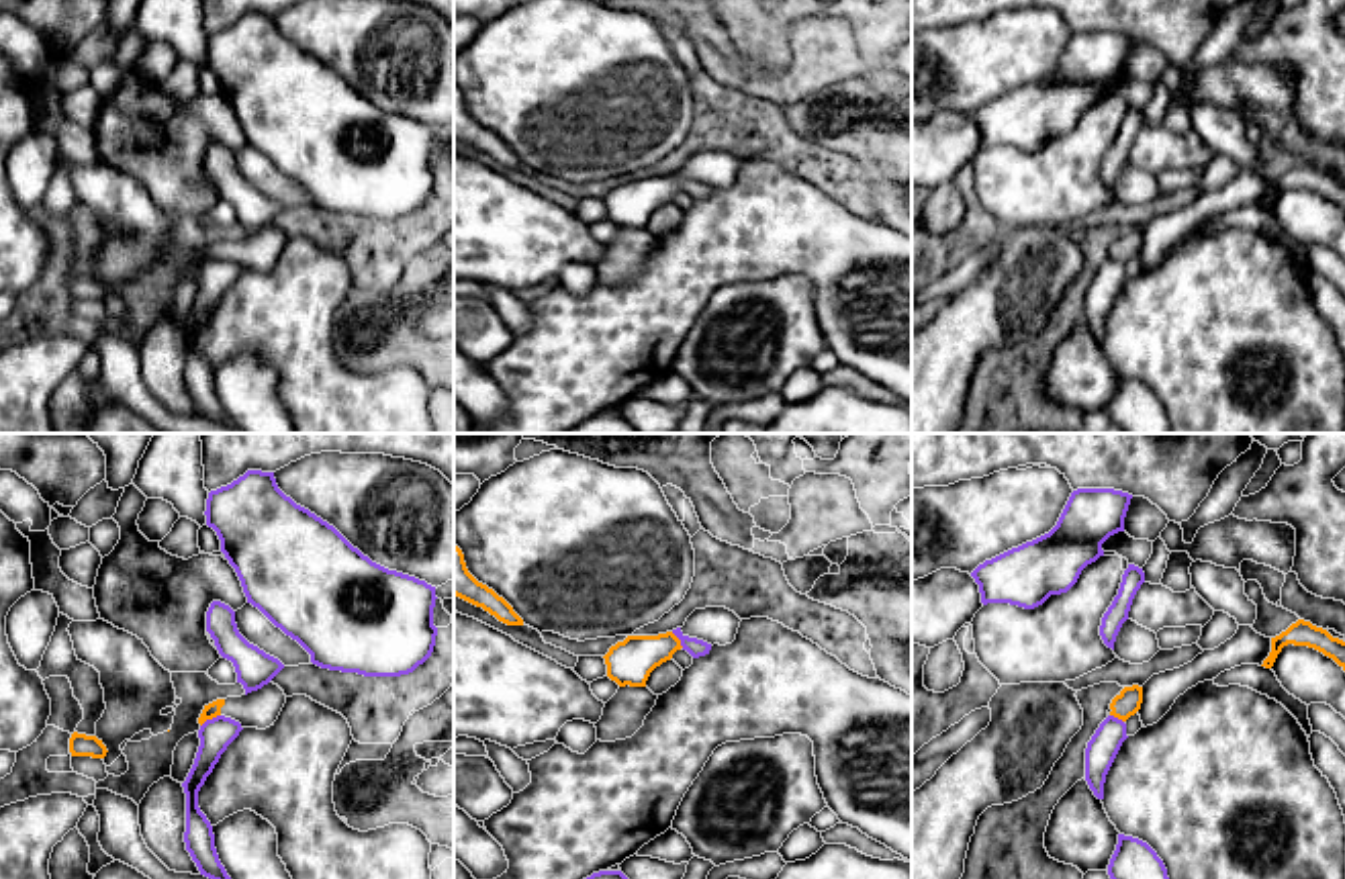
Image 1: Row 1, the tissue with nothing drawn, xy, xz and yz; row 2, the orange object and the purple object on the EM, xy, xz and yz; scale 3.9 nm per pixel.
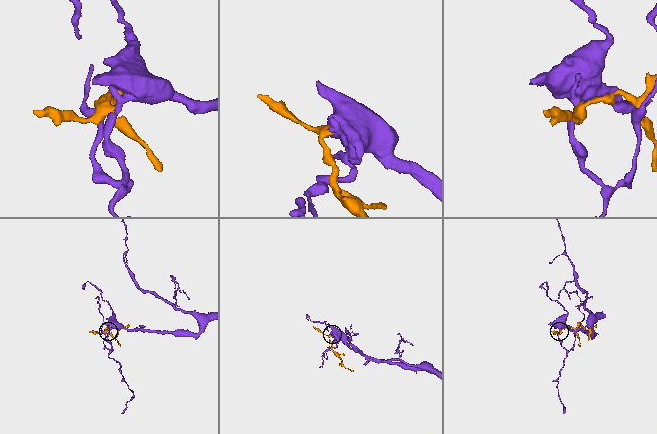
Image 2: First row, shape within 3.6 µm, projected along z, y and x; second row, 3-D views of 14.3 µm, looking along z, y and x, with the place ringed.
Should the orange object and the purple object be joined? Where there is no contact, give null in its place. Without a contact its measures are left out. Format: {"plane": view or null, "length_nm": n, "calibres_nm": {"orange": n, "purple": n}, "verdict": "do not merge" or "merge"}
{"plane": "xy", "length_nm": 90, "calibres_nm": {"orange": 60, "purple": 130}, "verdict": "do not merge"}

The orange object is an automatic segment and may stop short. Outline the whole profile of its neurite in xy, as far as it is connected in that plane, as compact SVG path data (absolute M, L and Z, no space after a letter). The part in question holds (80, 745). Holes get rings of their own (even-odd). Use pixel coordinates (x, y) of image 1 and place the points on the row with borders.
M74 732L69 738L69 752L72 756L104 758L108 750L96 736Z

